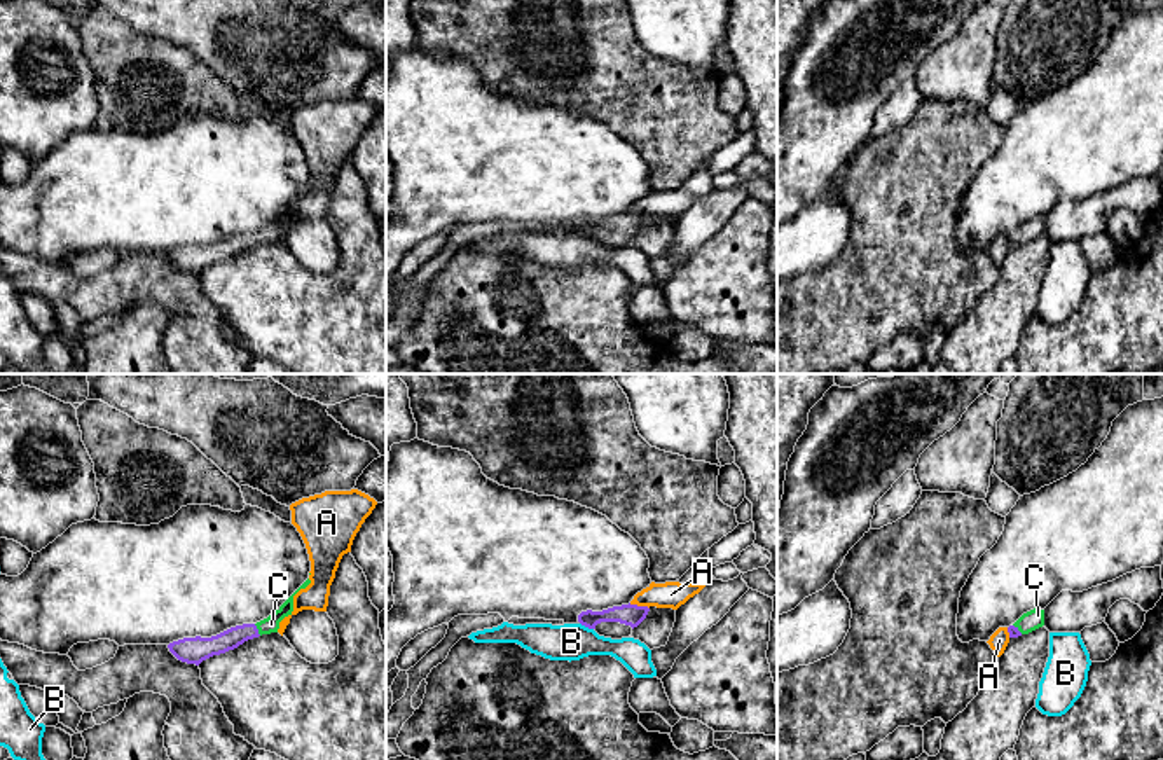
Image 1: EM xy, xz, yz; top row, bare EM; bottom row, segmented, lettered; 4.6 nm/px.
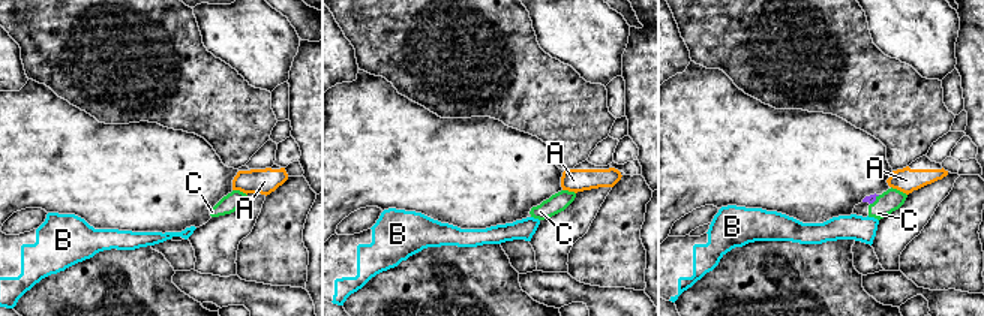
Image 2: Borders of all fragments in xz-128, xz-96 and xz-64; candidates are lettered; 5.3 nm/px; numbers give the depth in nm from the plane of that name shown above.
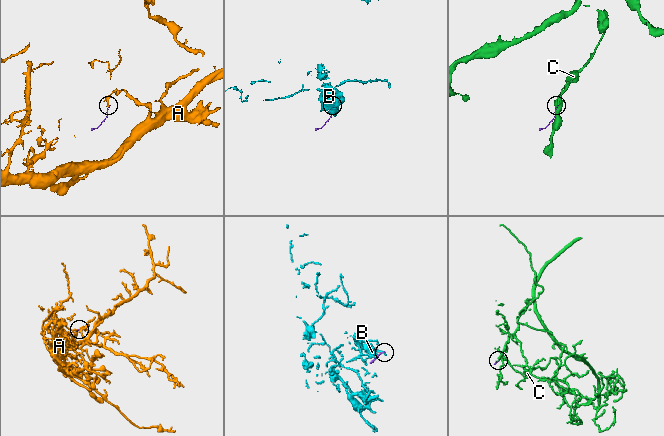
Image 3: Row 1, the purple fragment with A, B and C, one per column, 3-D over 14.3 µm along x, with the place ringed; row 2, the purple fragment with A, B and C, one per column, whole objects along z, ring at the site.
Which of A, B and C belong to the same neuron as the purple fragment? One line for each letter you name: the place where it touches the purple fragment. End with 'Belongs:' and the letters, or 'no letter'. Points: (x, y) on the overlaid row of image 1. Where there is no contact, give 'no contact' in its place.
C: contact xy (257, 629)
Belongs: C

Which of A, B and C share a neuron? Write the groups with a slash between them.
A / B / C

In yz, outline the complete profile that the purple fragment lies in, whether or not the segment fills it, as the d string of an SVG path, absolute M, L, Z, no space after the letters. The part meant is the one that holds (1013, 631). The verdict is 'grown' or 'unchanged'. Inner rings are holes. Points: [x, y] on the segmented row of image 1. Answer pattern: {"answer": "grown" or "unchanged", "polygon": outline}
{"answer": "grown", "polygon": "M1034 608L1023 613L1013 625L1008 627L1009 638L1029 634L1044 625L1044 610Z"}

